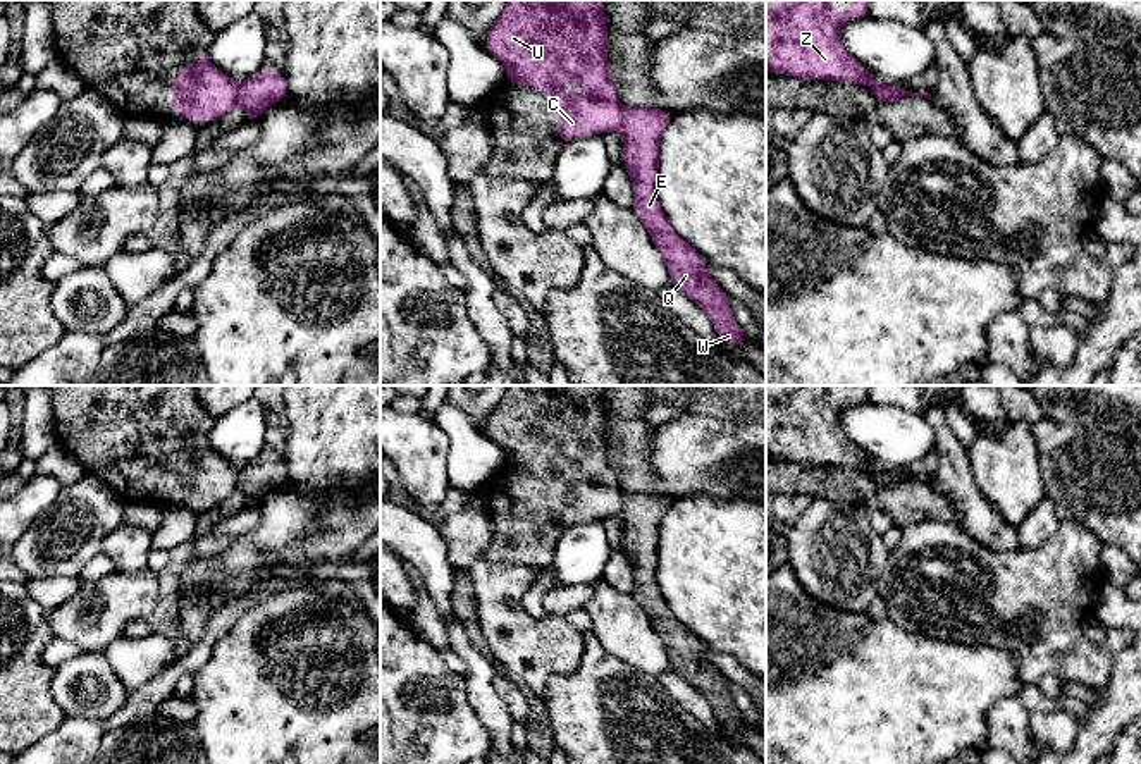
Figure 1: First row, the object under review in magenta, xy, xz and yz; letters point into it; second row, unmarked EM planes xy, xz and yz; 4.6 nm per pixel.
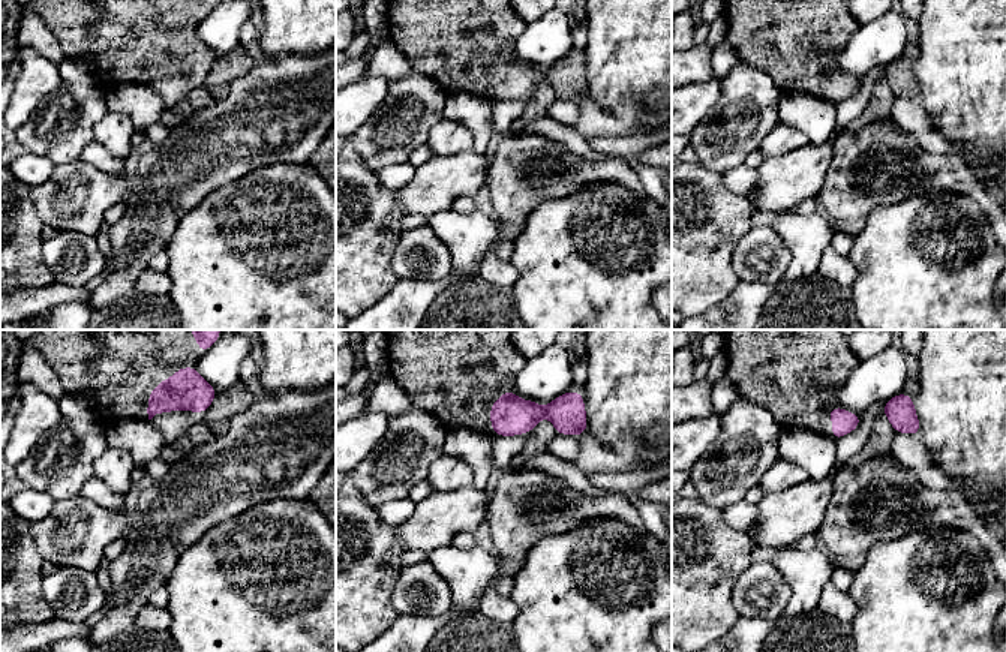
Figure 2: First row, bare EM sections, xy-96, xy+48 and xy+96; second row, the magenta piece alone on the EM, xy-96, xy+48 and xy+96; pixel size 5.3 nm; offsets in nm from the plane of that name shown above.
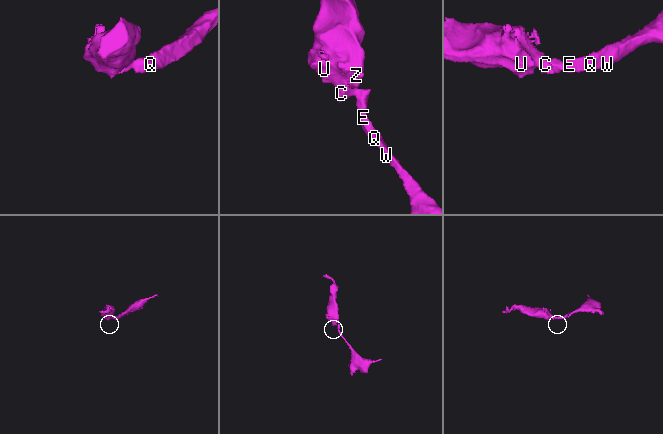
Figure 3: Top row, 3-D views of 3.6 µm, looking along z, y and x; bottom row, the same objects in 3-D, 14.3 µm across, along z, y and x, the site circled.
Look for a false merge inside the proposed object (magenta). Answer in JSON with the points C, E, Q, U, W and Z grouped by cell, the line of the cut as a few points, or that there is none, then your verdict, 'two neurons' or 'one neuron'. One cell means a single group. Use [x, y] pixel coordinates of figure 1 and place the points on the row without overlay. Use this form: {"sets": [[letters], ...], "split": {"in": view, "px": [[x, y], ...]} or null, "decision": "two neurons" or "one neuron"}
{"sets": [["C", "U", "Z"], ["E", "Q", "W"]], "split": {"in": "xy", "px": [[234, 470], [236, 487]]}, "decision": "two neurons"}

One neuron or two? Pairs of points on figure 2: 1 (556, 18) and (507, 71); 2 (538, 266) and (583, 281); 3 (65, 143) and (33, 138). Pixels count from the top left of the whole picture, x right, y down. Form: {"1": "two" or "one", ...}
{"1": "two", "2": "one", "3": "one"}

